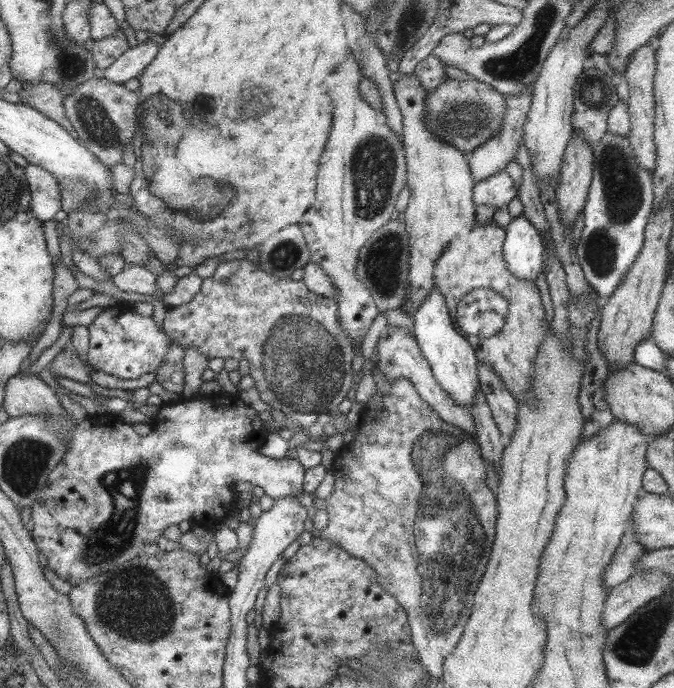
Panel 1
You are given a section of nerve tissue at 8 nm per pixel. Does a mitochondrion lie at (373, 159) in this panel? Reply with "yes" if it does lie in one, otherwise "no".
yes

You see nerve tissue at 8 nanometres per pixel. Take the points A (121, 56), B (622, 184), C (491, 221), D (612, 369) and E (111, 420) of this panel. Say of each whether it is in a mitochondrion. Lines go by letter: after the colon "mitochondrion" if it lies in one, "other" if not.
A: other
B: mitochondrion
C: other
D: other
E: other

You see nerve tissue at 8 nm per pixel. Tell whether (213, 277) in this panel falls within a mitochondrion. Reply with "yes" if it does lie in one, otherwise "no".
no

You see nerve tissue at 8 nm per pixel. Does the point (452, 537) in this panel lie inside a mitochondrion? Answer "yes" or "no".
yes

